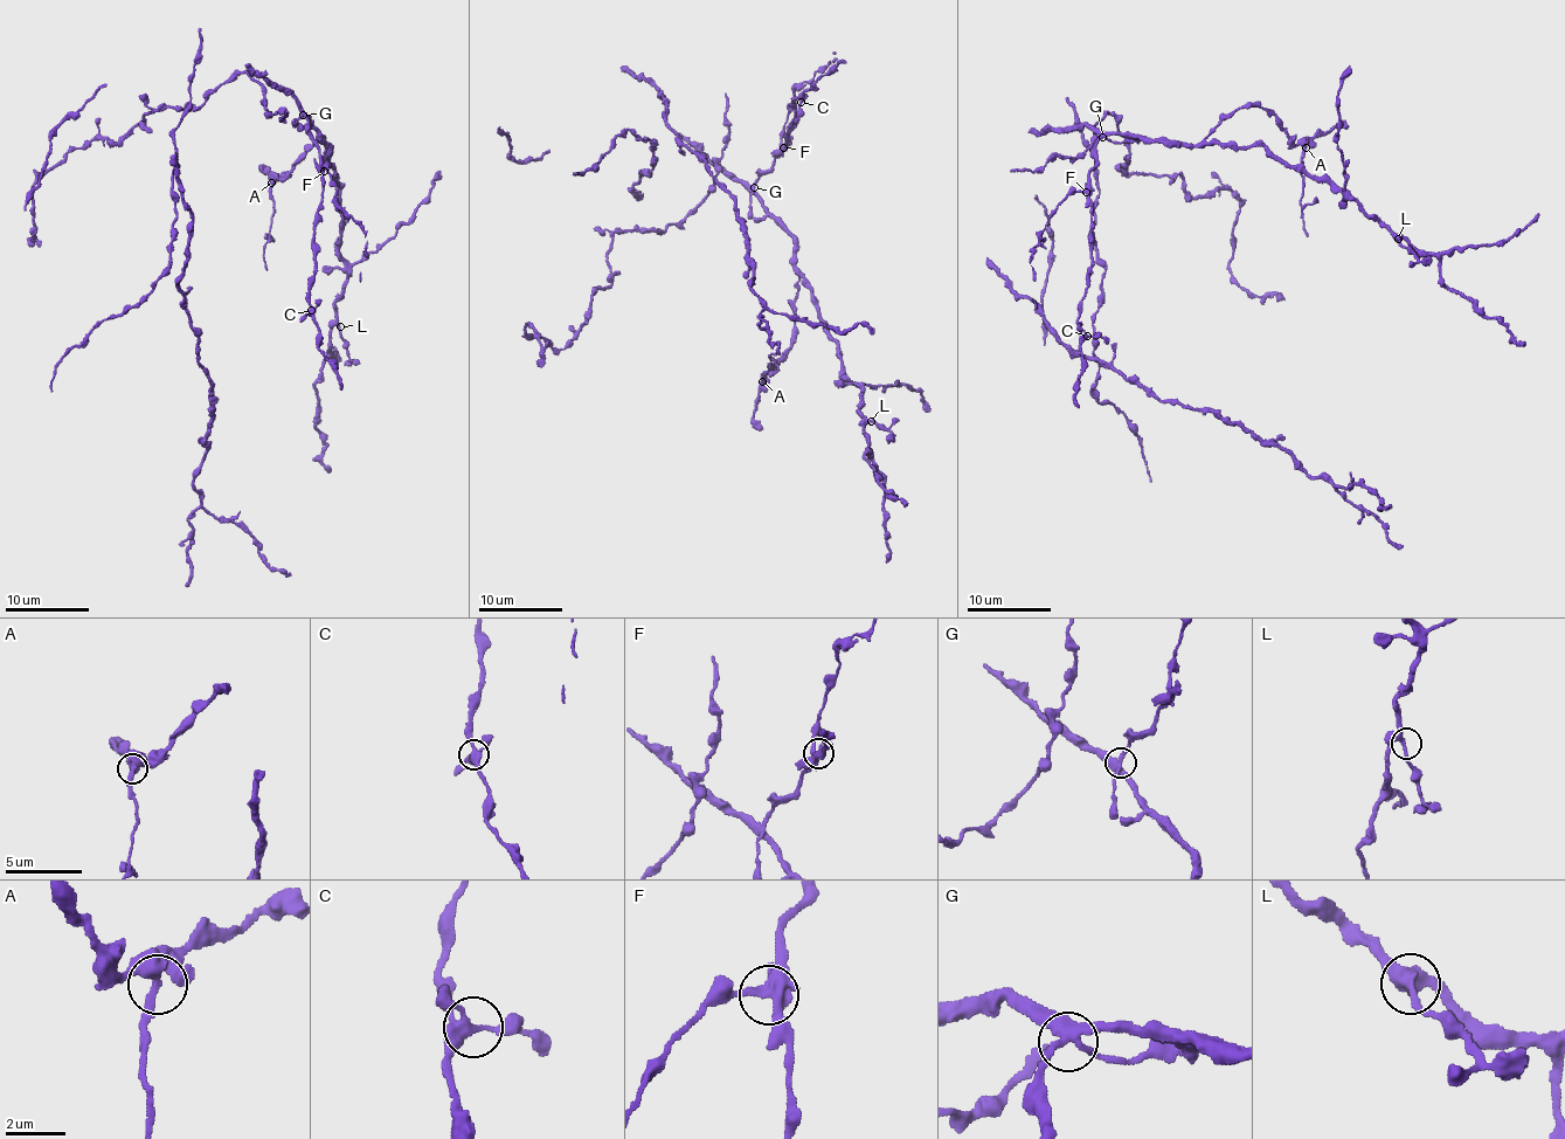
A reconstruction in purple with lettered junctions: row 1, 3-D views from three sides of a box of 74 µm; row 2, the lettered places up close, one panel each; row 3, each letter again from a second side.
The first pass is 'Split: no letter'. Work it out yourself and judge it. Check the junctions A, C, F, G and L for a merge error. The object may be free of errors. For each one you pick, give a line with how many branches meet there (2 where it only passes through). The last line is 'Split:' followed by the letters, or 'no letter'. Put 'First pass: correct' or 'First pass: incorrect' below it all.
A: branches 4
Split: A
First pass: incorrect

